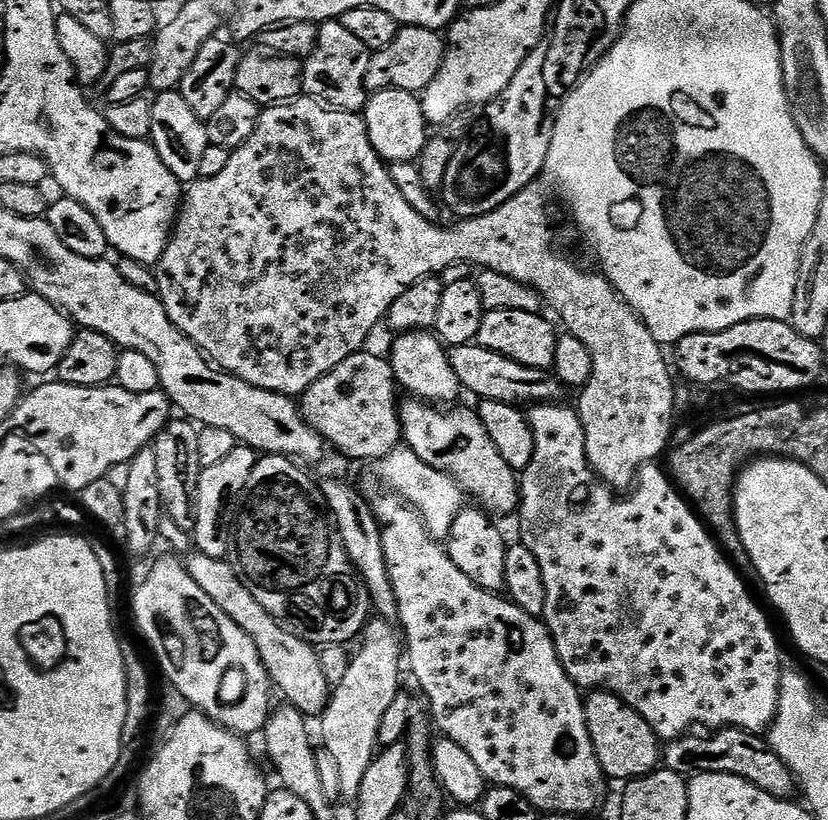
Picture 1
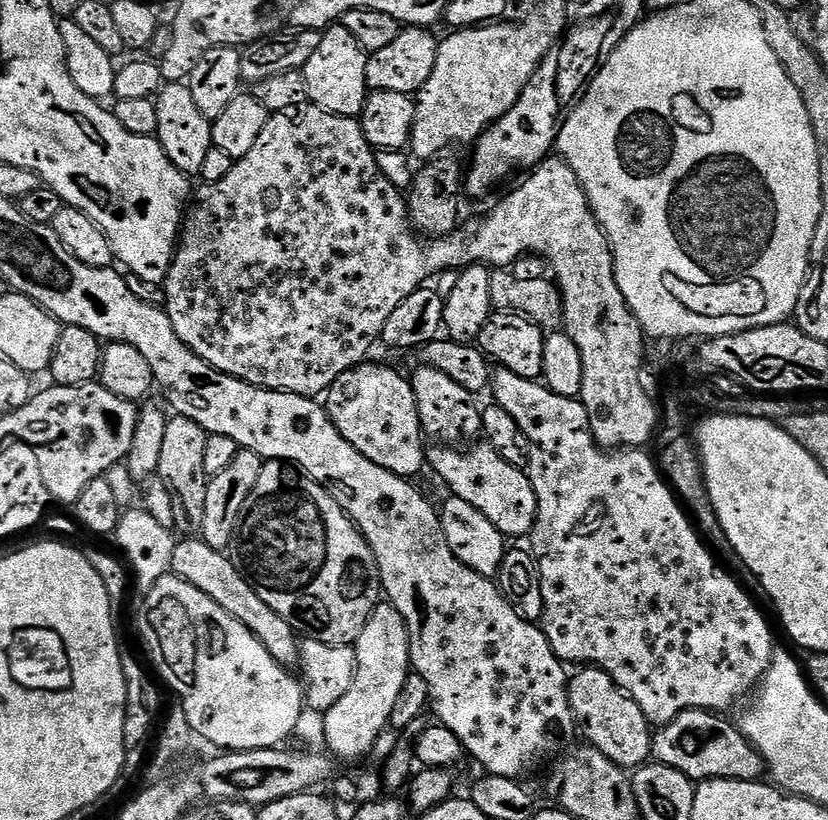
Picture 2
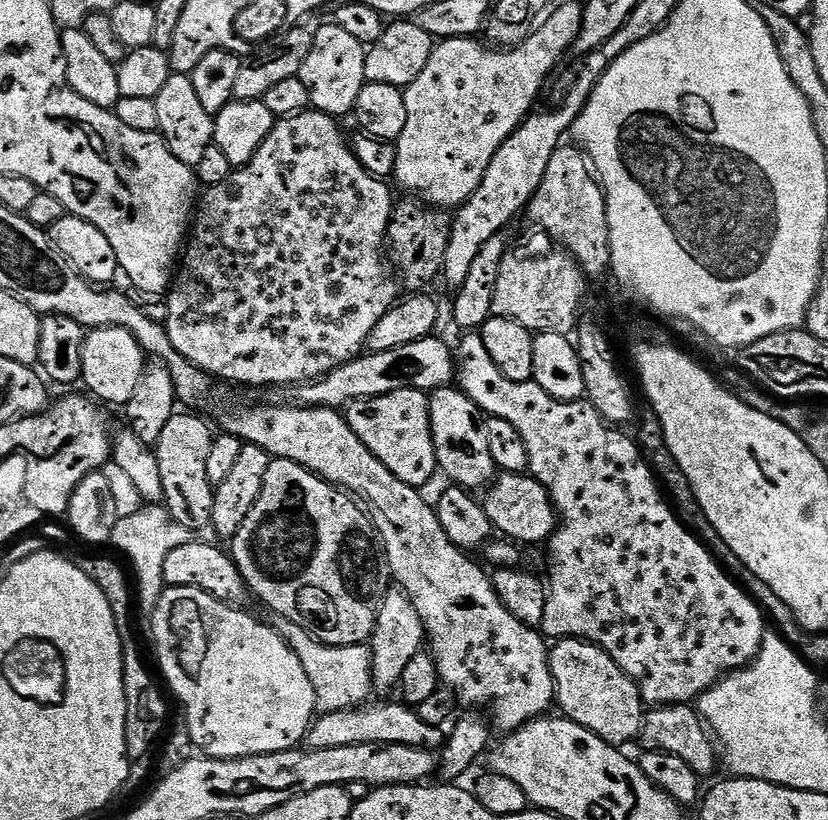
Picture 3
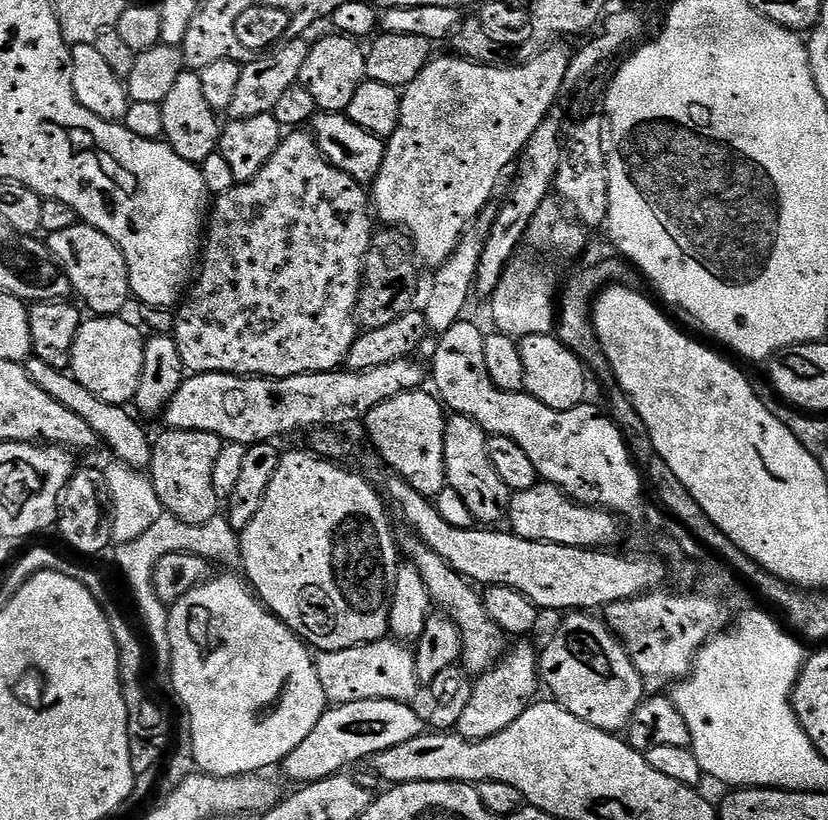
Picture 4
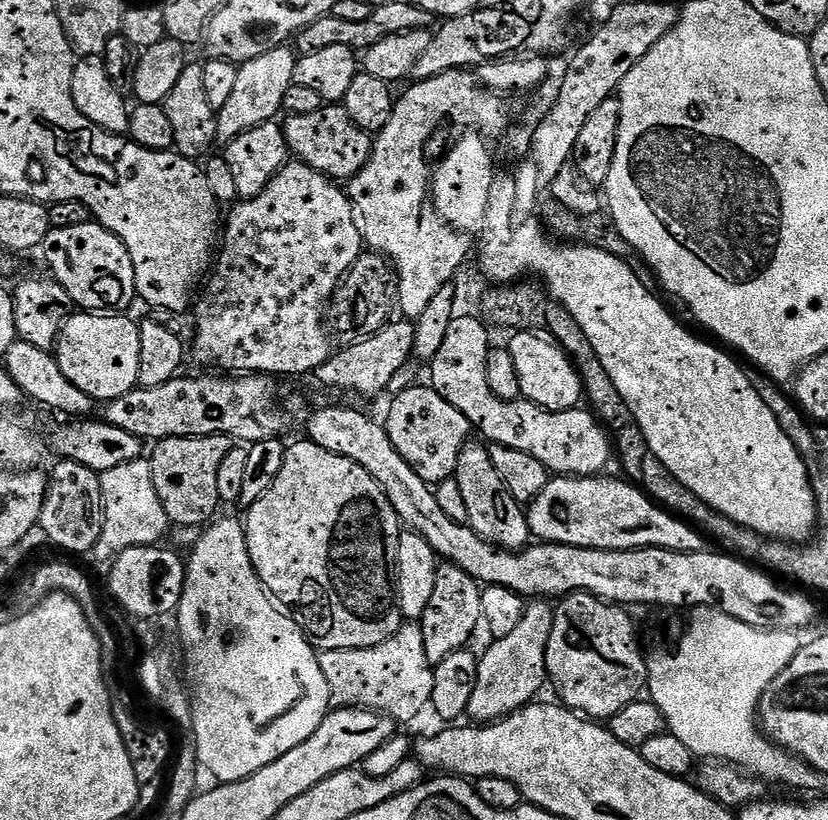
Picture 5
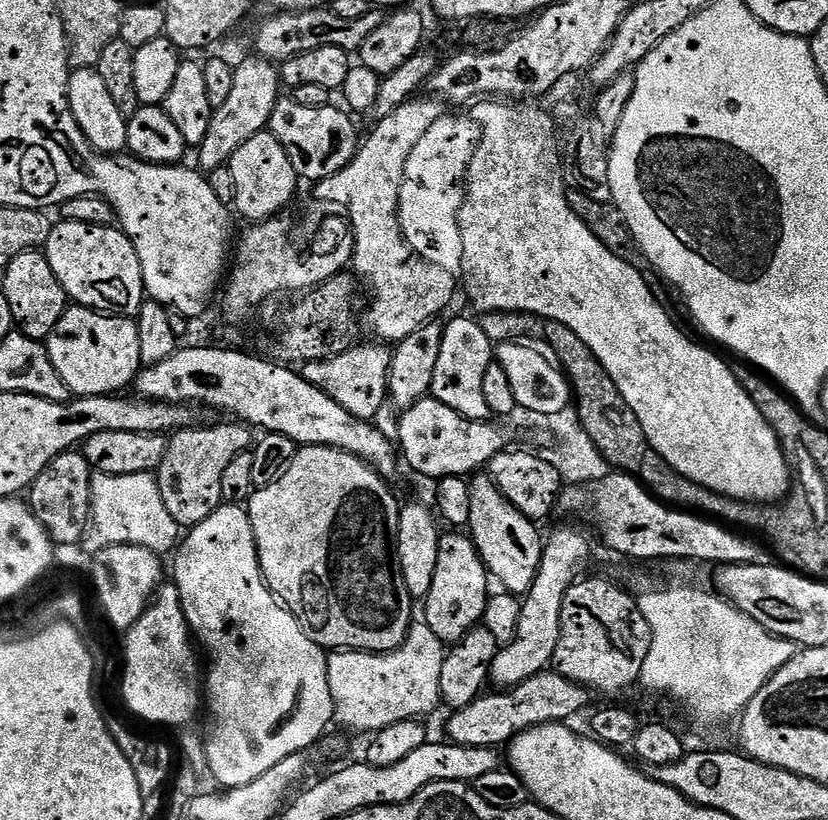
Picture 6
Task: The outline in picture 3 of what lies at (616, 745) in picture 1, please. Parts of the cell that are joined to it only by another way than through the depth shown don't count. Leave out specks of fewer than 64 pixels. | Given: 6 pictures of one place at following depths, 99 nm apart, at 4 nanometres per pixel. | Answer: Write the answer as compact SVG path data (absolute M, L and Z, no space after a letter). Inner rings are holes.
M558 640L551 645L548 665L556 687L556 704L567 719L590 730L590 734L598 734L607 744L625 746L639 737L646 711L644 699L606 650L589 640Z

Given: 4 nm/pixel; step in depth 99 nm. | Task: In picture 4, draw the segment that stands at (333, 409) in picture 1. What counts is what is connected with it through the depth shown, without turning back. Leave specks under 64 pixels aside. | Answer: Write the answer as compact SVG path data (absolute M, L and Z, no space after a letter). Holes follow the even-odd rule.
M431 391L403 392L369 410L362 421L368 440L376 447L375 455L388 464L395 475L401 476L418 494L435 498L446 486L444 469L444 435L446 409Z

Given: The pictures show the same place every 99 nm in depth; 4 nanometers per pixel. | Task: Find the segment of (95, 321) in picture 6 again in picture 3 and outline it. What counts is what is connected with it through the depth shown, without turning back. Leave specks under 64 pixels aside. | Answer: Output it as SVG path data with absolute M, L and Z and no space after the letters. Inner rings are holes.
M93 328L86 338L86 350L82 350L82 381L97 401L126 406L138 390L138 382L144 376L146 353L130 330L121 328Z

